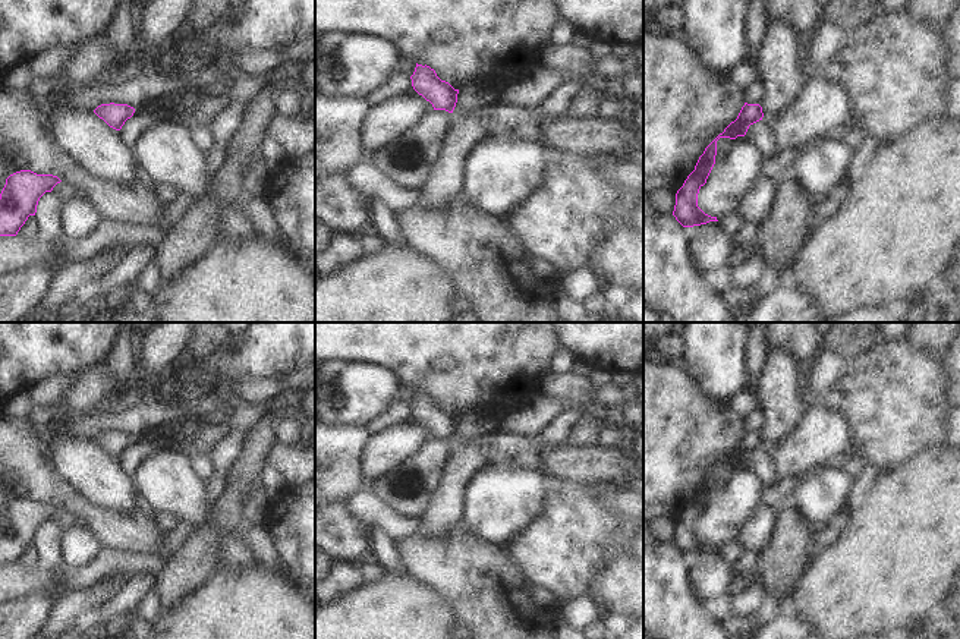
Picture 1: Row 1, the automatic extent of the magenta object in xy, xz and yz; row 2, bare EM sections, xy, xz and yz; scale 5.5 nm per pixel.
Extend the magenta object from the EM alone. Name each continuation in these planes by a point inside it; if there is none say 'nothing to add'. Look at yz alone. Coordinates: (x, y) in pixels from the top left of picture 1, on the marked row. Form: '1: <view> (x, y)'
nothing to add

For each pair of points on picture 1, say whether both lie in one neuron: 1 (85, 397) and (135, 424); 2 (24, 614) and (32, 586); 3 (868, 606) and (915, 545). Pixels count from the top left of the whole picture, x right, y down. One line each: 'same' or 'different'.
1: different
2: different
3: same

